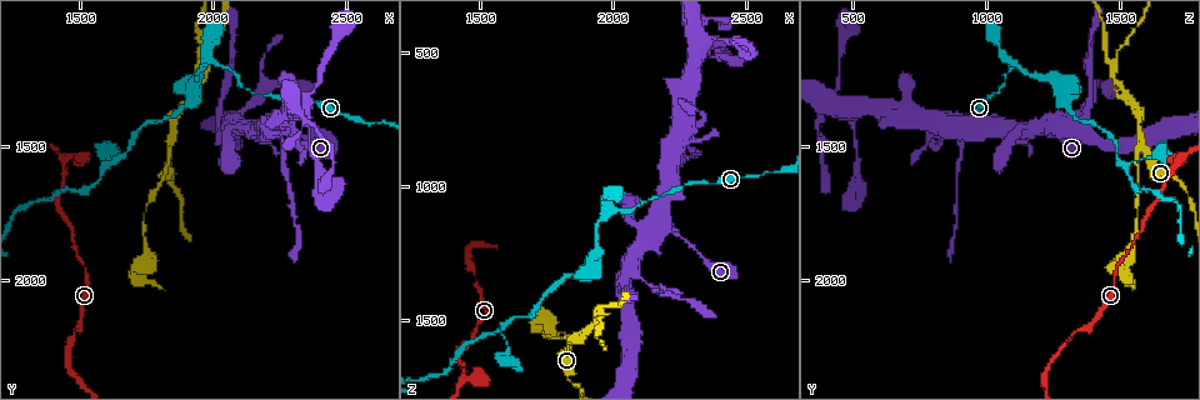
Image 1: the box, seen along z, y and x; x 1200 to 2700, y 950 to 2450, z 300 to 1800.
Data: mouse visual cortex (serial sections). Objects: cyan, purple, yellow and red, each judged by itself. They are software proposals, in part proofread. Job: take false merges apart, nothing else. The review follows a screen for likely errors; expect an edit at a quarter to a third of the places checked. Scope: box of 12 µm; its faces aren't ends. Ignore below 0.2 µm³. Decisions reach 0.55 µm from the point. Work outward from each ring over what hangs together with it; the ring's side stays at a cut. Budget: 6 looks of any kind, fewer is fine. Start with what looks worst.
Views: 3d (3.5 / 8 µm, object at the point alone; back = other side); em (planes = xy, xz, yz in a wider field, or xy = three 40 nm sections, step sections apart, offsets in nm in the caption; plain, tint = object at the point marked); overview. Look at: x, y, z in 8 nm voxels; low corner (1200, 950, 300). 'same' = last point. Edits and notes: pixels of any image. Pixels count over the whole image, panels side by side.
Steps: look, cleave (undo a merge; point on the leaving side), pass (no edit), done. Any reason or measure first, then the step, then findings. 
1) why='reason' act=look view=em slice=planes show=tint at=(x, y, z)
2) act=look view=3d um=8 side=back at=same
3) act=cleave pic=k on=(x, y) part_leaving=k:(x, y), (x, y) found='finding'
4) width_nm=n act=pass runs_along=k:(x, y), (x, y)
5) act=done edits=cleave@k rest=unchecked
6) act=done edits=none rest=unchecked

why='abrupt turn' act=look view=3d um=3.5 at=(1850, 1500, 1580)

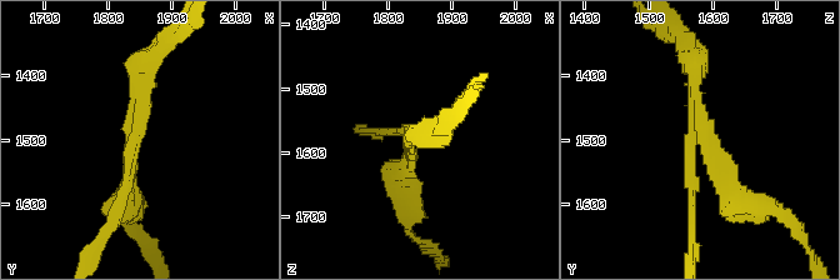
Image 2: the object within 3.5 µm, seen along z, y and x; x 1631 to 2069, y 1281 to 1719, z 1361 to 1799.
act=look view=em slice=xy step=1 show=tint at=(1840, 1495, 1575)

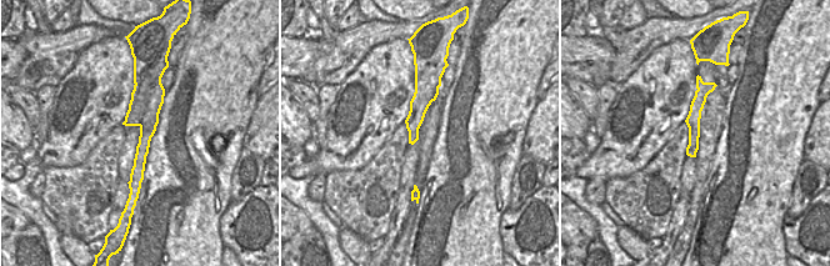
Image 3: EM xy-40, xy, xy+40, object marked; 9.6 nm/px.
why='cut it another way' act=look view=em slice=xy step=5 show=tint at=same

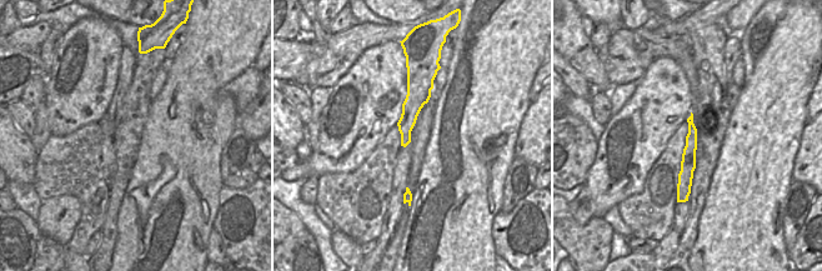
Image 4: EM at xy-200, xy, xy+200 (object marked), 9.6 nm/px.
width_nm=170 act=cleave pic=2 on=(693, 186) part_leaving=2:(695, 139), (689, 146), (695, 250) found='two cells meet here'

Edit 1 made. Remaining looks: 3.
why='redraw' act=look view=overview

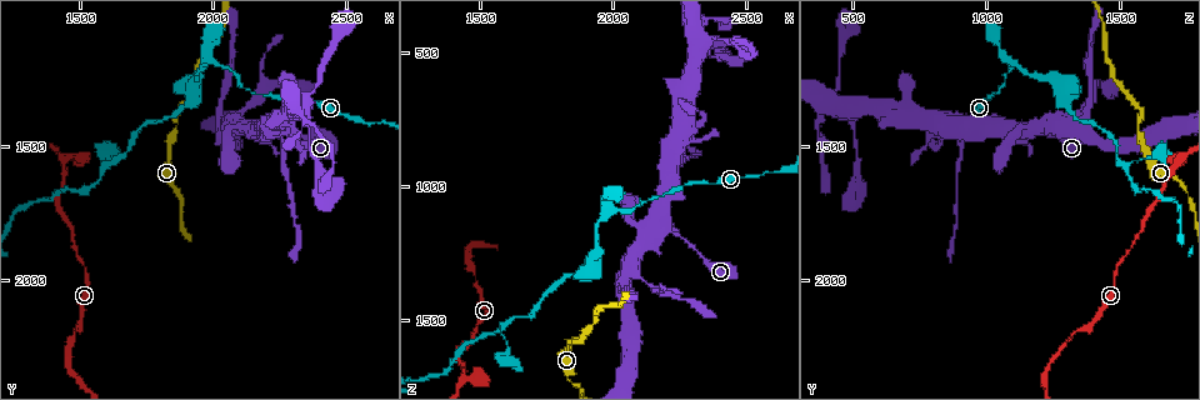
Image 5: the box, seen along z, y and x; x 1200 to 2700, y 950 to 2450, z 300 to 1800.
why='sharp bend' act=look view=3d um=3.5 at=(1430, 1540, 1720)

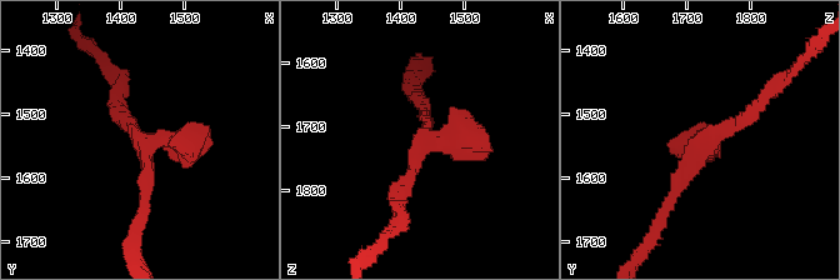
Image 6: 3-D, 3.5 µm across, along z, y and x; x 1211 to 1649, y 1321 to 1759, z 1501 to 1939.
act=look view=em slice=xy step=3 show=tint at=(1440, 1545, 1715)

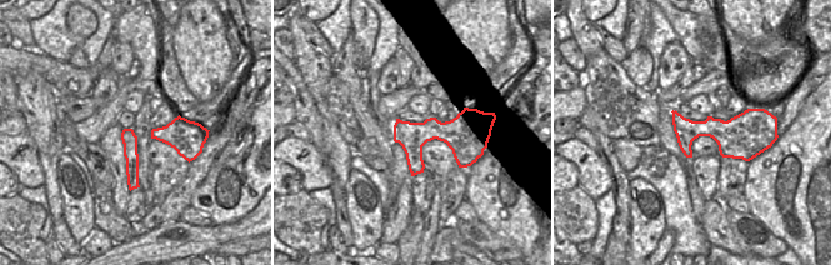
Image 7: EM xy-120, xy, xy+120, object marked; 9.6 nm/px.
act=pass runs_along=6:(140, 216), (144, 144), (186, 155) found='all the same cell'

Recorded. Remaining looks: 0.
act=done edits=cleave@2 rest=unchecked

